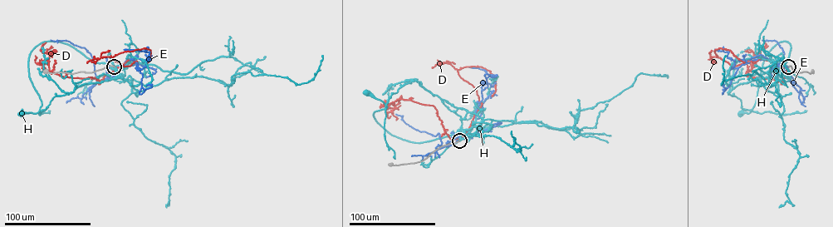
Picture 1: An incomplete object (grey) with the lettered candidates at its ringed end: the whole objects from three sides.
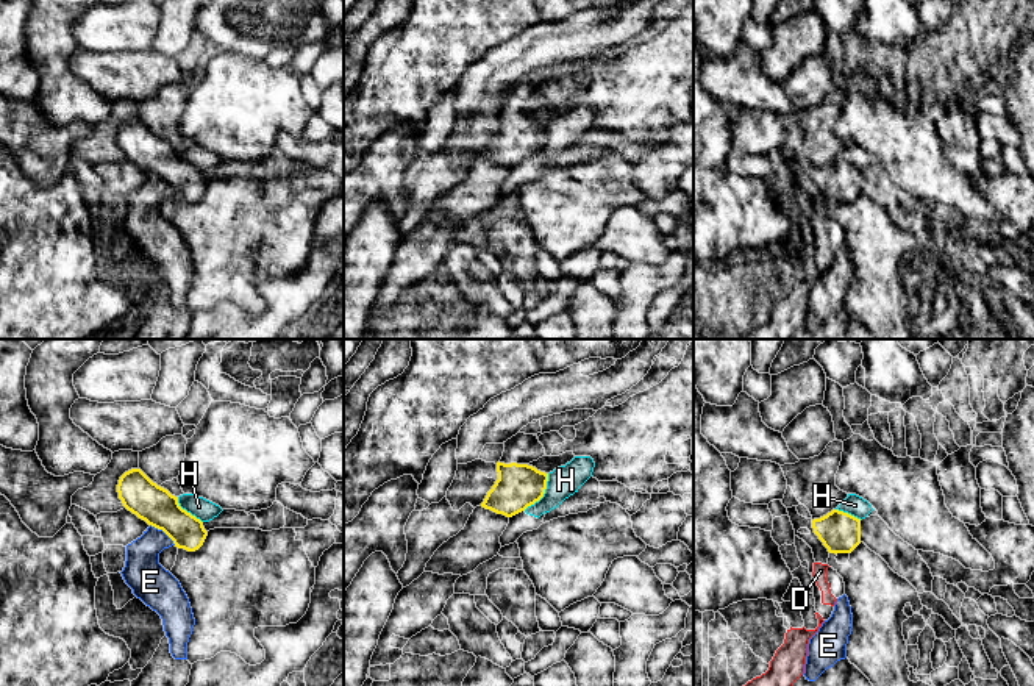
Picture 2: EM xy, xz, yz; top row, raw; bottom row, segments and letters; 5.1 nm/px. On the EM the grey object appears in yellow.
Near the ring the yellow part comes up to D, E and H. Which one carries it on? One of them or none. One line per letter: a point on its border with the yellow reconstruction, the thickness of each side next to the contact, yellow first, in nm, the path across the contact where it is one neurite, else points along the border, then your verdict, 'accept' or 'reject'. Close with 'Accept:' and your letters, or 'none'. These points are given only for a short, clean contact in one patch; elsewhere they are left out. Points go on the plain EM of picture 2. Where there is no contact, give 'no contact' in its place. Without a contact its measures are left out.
D: no contact; accept
E: meets yellow in xy at (163, 180); 200 nm thick on the yellow side, 200 nm on the other; border along xy (150, 174), (175, 194); reject
H: meets yellow in xz at (544, 142); 220 nm thick on the yellow side, 160 nm on the other; border along xz (549, 124), (545, 142), (524, 160); reject
Accept: D

